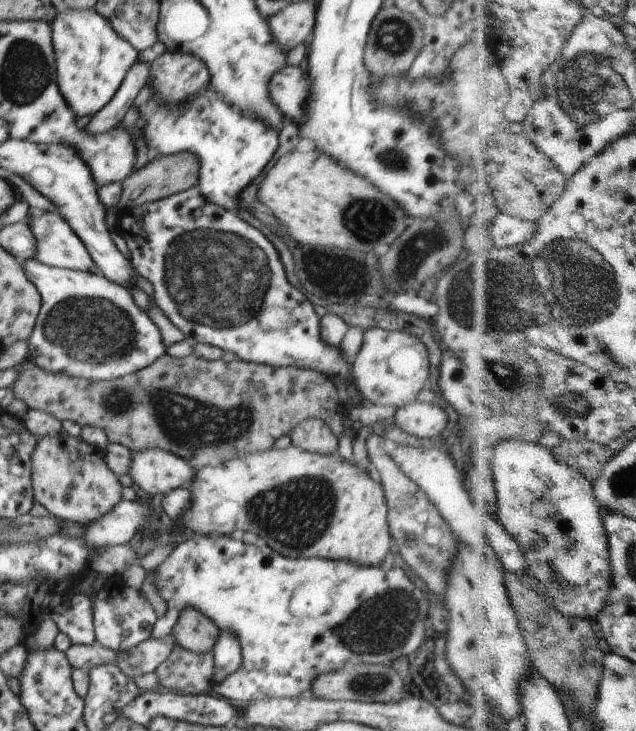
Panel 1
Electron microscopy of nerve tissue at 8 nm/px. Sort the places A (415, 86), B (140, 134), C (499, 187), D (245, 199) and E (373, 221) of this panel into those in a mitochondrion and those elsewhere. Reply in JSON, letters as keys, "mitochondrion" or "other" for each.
{"A":"other","B":"other","C":"other","D":"other","E":"mitochondrion"}

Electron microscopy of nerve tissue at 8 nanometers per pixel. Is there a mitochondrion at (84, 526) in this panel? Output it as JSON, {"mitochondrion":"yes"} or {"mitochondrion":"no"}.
{"mitochondrion":"no"}

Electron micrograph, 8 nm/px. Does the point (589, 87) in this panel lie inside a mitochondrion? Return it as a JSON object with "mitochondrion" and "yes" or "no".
{"mitochondrion":"yes"}

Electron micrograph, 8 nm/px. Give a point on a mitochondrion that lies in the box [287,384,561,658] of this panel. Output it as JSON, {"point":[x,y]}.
{"point":[373,626]}

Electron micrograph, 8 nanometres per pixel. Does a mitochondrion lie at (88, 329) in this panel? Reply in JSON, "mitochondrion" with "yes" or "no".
{"mitochondrion":"yes"}

